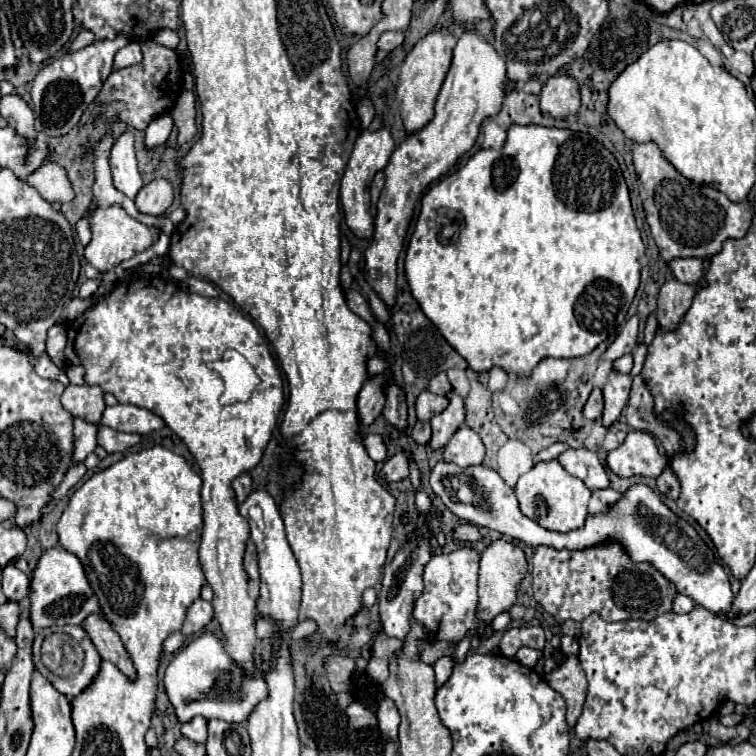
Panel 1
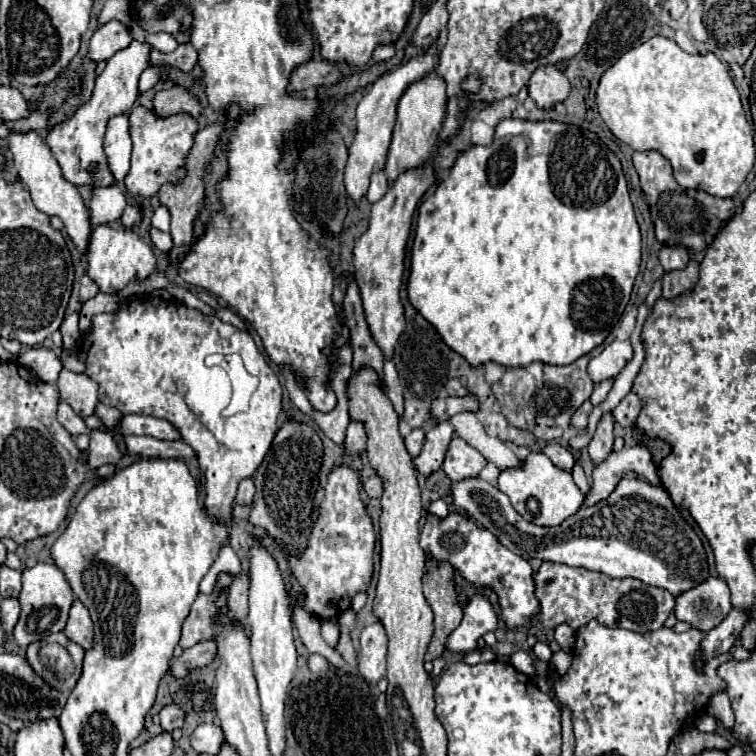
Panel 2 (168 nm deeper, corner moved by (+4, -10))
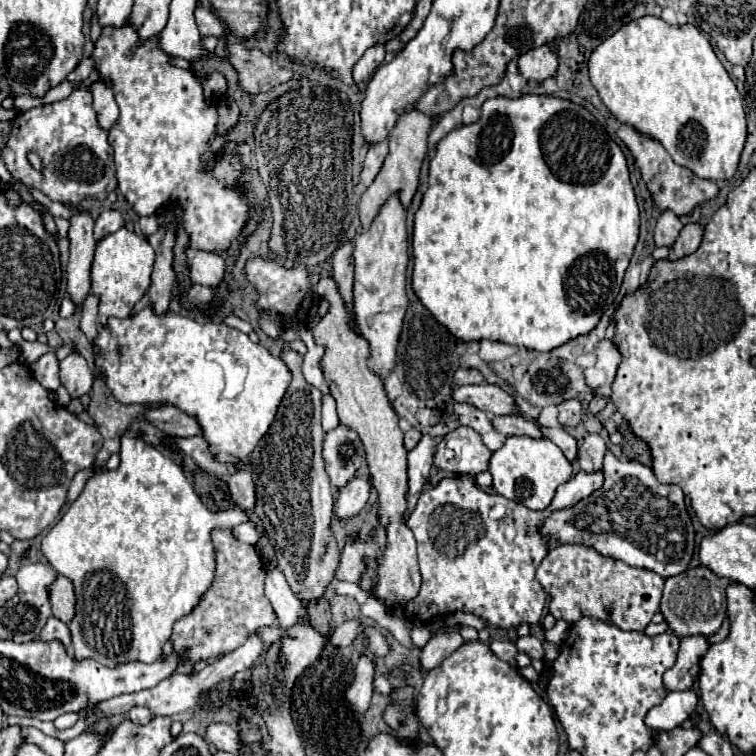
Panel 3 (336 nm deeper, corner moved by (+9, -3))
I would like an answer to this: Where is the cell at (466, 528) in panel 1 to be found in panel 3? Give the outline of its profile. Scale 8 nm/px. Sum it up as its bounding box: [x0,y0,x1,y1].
[405,471,601,629]

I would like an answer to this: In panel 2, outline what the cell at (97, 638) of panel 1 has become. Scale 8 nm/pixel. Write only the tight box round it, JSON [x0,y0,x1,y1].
[64,600,94,650]

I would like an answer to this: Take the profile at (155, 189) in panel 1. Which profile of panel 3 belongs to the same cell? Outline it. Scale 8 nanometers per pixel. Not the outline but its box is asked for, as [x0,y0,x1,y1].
[95,209,123,241]

